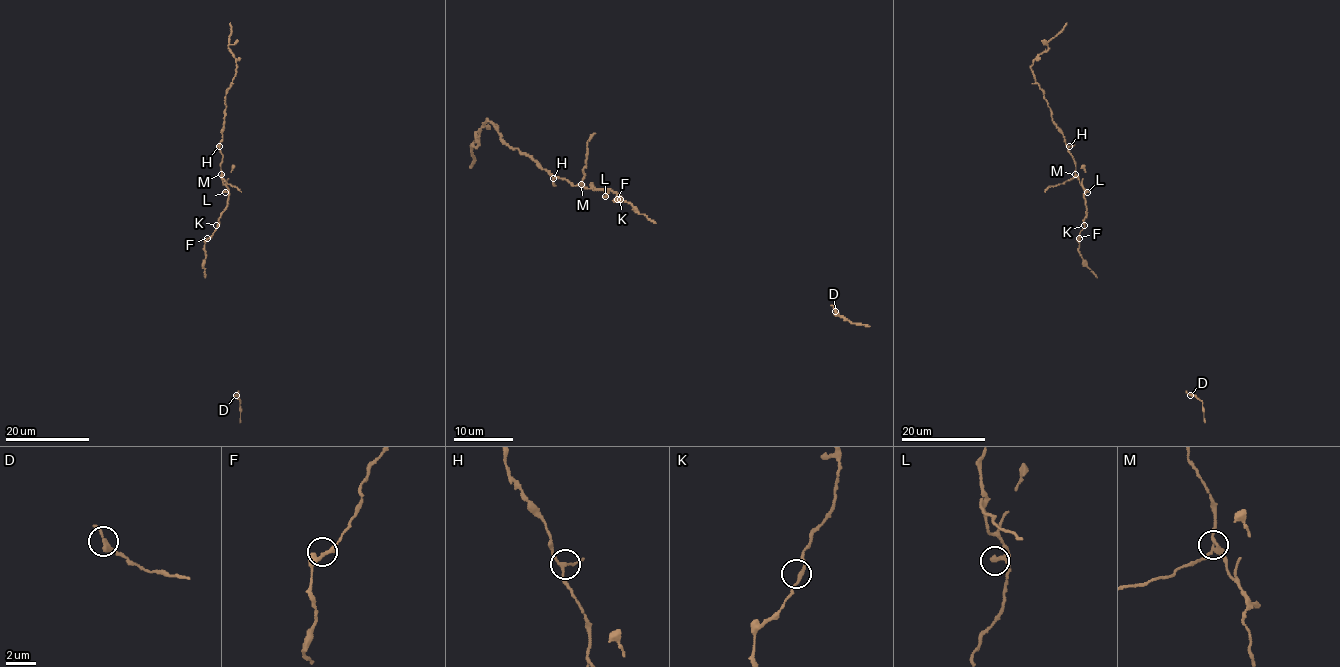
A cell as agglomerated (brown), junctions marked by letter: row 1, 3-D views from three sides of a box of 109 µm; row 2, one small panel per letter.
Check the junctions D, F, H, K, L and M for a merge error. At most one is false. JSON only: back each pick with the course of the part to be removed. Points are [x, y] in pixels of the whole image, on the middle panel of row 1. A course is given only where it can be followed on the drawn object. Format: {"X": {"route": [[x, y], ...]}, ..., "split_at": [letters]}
{"M": {"route": [[580, 184], [586, 165], [587, 142], [595, 133]]}, "split_at": ["M"]}

